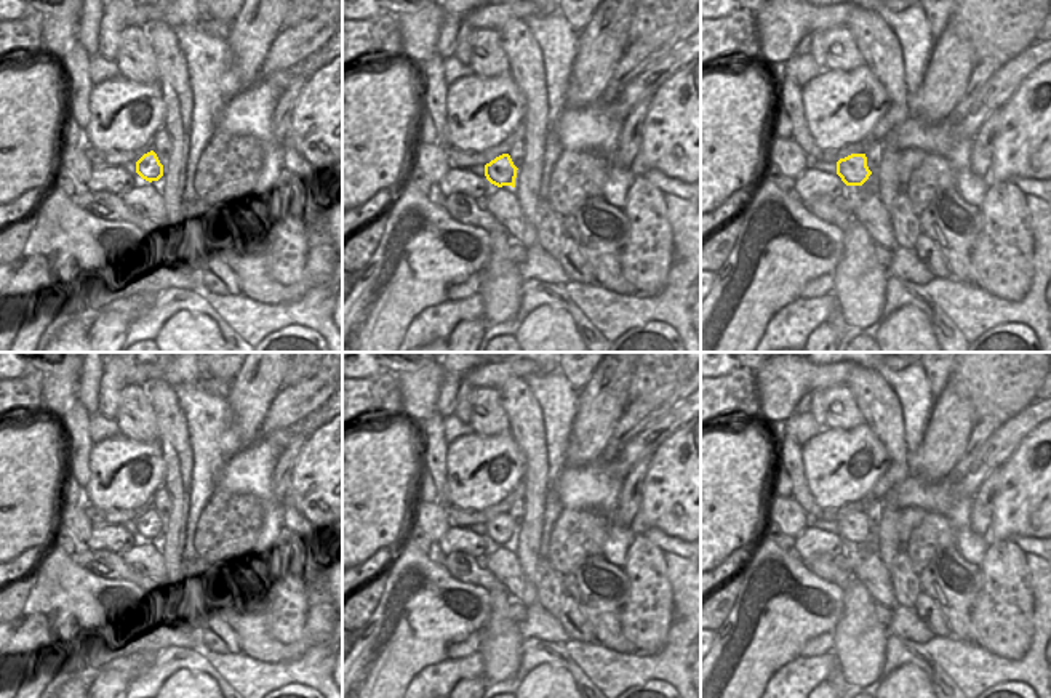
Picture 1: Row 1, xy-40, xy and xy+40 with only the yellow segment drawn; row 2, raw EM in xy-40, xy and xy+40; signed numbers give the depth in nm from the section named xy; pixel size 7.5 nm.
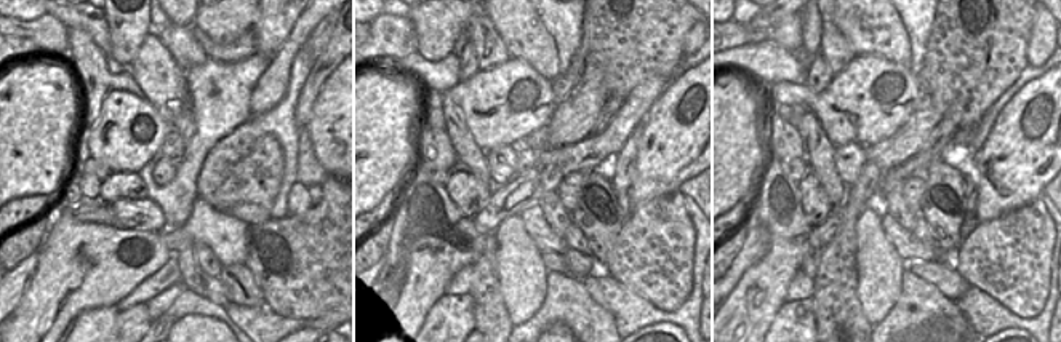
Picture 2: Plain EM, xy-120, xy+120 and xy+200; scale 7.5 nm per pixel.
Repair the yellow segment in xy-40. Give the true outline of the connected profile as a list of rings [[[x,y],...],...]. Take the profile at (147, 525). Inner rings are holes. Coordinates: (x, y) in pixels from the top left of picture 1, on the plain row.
[[[154,509],[144,512],[136,520],[136,532],[149,541],[158,540],[163,535],[163,524]]]

